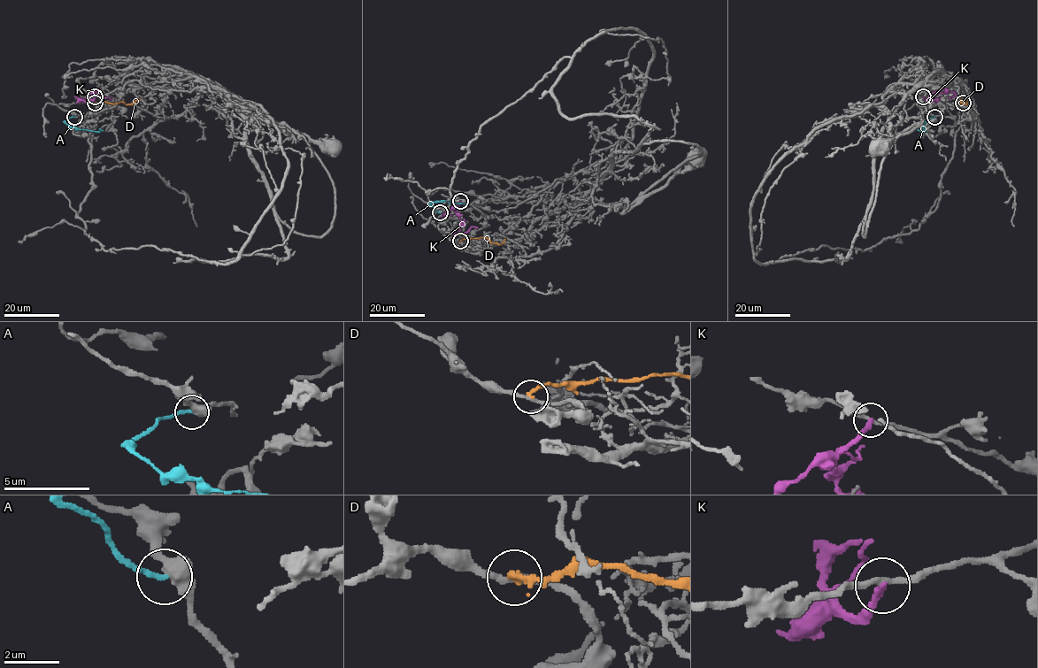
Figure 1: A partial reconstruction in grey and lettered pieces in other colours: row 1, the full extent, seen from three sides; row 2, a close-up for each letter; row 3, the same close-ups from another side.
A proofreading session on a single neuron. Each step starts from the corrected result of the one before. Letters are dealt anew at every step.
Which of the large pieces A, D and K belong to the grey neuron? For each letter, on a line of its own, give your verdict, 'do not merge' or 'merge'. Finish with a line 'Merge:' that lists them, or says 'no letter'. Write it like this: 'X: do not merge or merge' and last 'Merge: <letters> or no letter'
A: do not merge
D: do not merge
K: do not merge
Merge: no letter

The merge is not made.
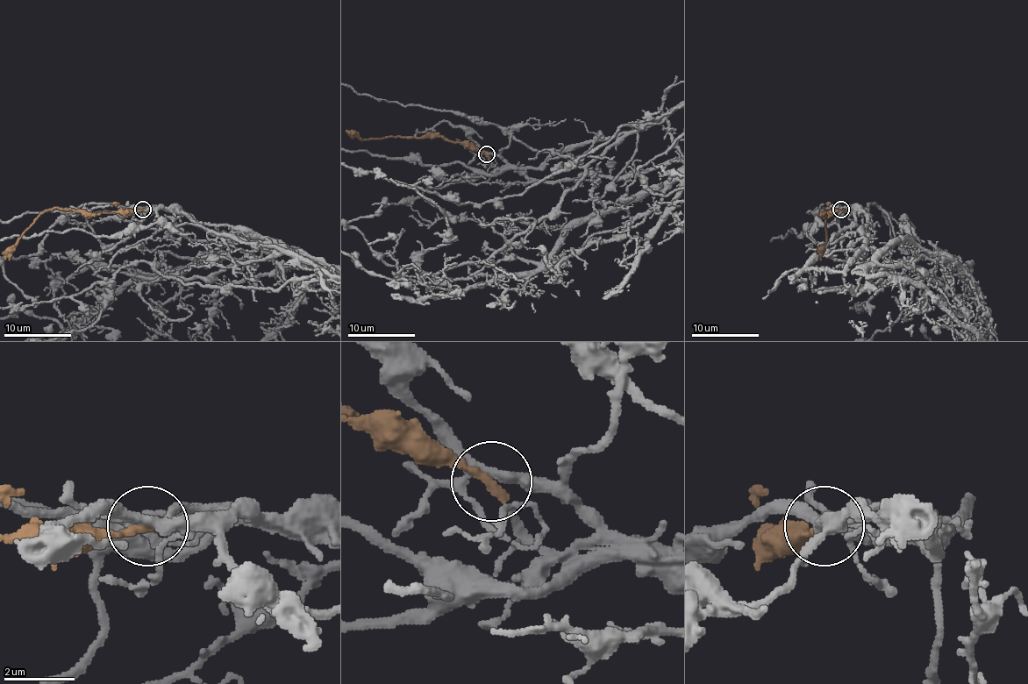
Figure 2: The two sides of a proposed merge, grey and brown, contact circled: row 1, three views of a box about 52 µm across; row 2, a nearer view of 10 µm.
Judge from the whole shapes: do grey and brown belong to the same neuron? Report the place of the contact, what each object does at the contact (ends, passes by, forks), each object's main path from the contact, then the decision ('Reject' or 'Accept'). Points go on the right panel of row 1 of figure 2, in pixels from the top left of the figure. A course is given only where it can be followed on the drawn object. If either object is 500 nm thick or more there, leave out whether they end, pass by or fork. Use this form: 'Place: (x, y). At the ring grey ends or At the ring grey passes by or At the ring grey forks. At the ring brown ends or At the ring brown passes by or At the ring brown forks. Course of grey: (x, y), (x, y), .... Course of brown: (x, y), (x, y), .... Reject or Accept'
Place: (841, 210). At the ring grey forks. At the ring brown ends. Course of grey: (840, 208), (853, 208), (854, 222), (792, 284), (795, 294), (882, 290), (862, 308). Course of brown: (840, 210), (822, 213), (824, 208), (825, 242), (820, 260). Accept

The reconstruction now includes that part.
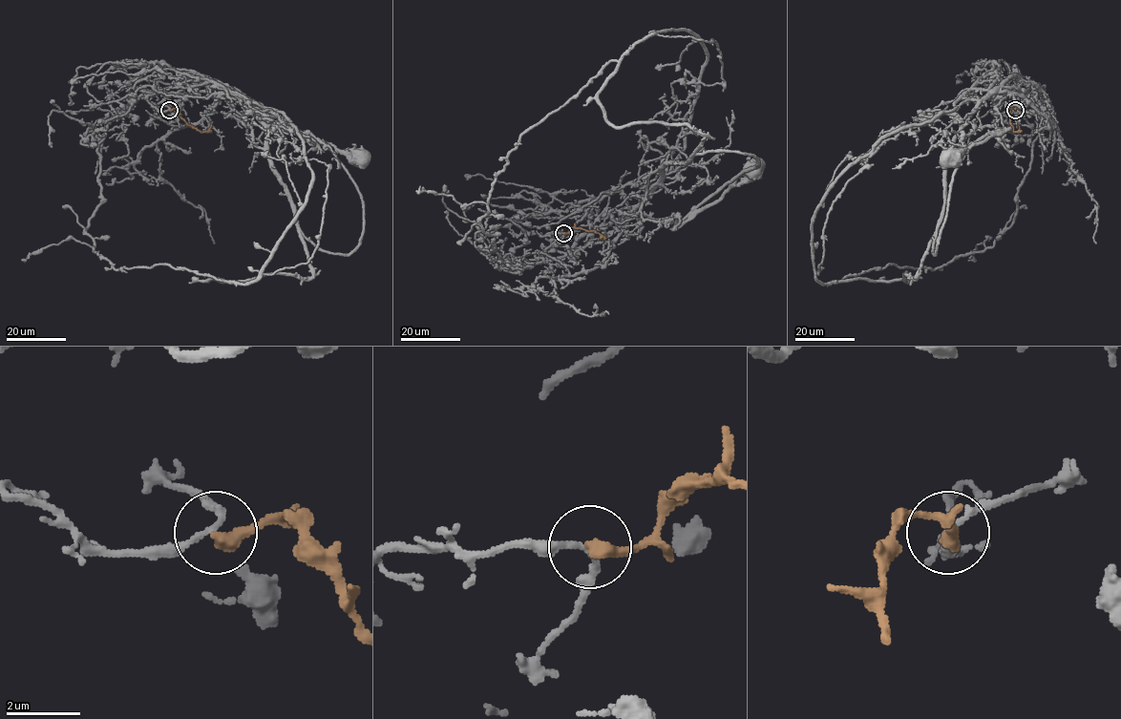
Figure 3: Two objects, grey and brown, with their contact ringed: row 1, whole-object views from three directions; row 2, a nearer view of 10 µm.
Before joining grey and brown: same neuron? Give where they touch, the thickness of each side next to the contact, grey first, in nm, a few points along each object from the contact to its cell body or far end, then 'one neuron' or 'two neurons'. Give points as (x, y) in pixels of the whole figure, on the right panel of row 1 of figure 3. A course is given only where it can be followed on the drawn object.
at (1015, 110); 160 nm thick on the grey side, 380 nm on the other; grey runs (1015, 109), (1030, 81), (1012, 93), (1006, 87), (996, 97), (1005, 97), (996, 106), (1004, 130), (947, 158); brown runs (1015, 109), (1011, 109), (1009, 115), (1013, 131), (1017, 132), (1018, 124); two neurons

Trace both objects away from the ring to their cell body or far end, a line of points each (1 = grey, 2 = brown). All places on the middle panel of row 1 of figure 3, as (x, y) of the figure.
1: (563, 233), (541, 236), (575, 251), (605, 234), (609, 214), (679, 222), (750, 165)
2: (563, 233), (581, 227), (605, 236)

